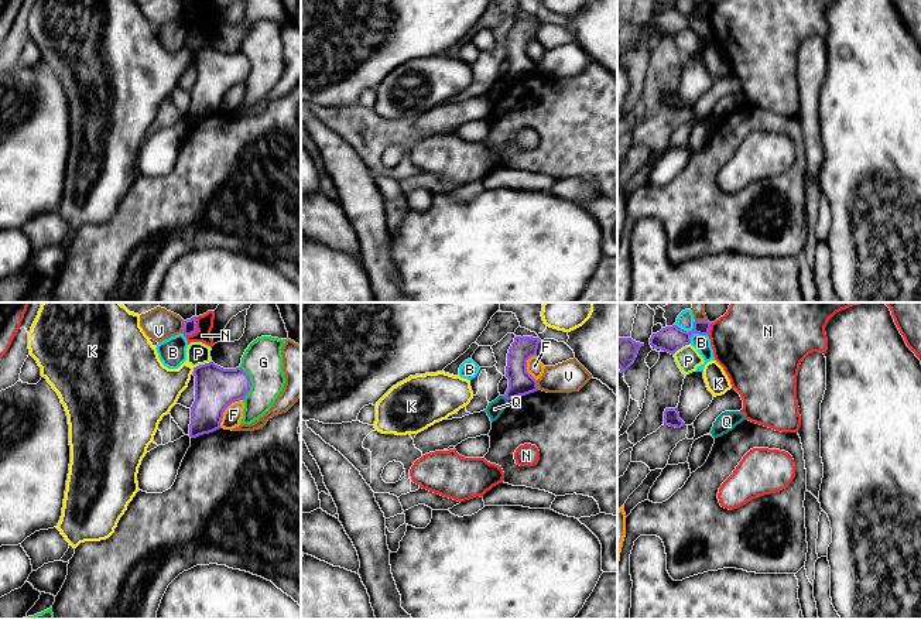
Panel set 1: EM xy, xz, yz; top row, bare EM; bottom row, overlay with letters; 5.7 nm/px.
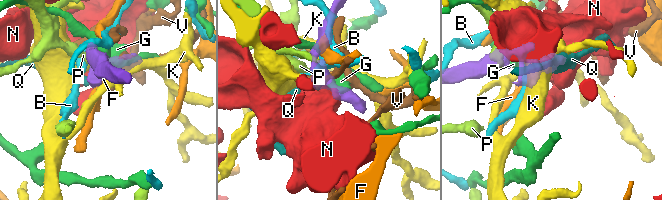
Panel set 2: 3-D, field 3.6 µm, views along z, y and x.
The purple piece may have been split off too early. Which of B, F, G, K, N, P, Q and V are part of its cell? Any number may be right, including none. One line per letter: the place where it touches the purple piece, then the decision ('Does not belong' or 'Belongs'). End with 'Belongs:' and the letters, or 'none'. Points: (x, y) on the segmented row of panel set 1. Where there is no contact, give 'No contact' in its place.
B: Touches purple at yz (685, 331). Does not belong
F: Touches purple at xy (225, 409). Does not belong
G: Touches purple at xy (250, 383). Does not belong
K: Touches purple at xy (194, 370). Does not belong
N: Touches purple at xy (197, 329). Does not belong
P: Touches purple at xy (202, 365). Does not belong
Q: Touches purple at xz (506, 397). Does not belong
V: Touches purple at xy (184, 327). Does not belong
Belongs: none

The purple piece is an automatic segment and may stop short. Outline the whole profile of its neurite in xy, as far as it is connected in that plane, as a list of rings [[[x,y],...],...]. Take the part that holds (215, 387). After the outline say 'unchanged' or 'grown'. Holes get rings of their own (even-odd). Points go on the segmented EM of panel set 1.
[[[213,362],[194,367],[195,401],[191,407],[189,437],[196,438],[220,427],[225,410],[244,400],[251,380],[242,369],[223,369]]]; unchanged

